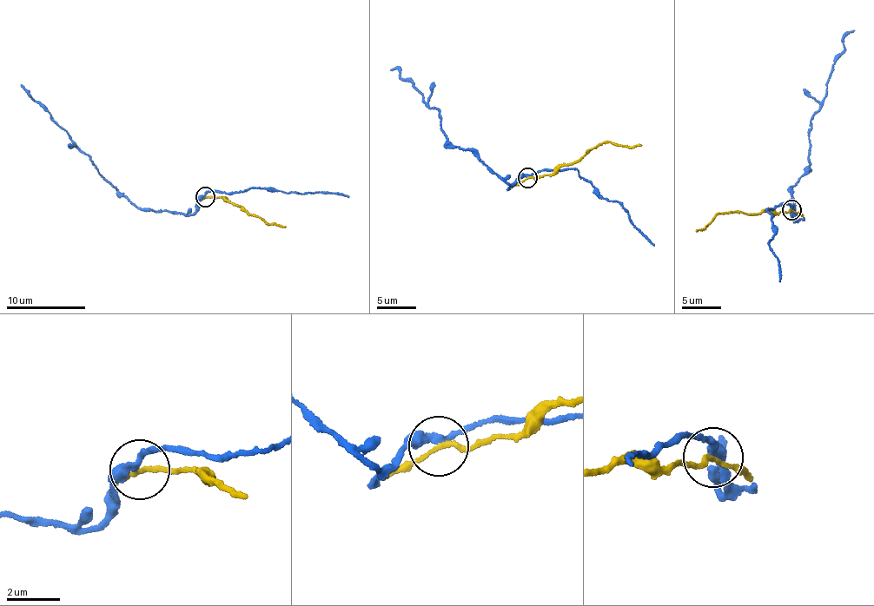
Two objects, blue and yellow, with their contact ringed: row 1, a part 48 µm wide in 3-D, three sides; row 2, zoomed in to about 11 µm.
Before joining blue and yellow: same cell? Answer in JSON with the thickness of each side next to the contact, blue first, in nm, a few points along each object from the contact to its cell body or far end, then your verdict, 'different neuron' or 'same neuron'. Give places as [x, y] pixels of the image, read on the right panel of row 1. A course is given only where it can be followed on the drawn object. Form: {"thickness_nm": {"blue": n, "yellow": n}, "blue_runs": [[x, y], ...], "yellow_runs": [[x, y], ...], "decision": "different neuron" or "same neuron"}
{"thickness_nm": {"blue": 320, "yellow": 150}, "blue_runs": [[791, 208], [796, 220], [792, 187], [805, 172], [811, 124], [834, 61], [843, 52], [844, 38], [855, 30]], "yellow_runs": [[791, 210], [764, 211], [756, 216], [718, 214], [704, 230], [697, 231]], "decision": "different neuron"}

